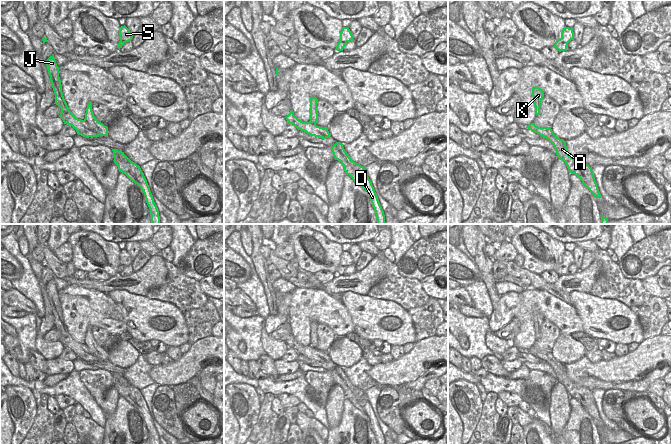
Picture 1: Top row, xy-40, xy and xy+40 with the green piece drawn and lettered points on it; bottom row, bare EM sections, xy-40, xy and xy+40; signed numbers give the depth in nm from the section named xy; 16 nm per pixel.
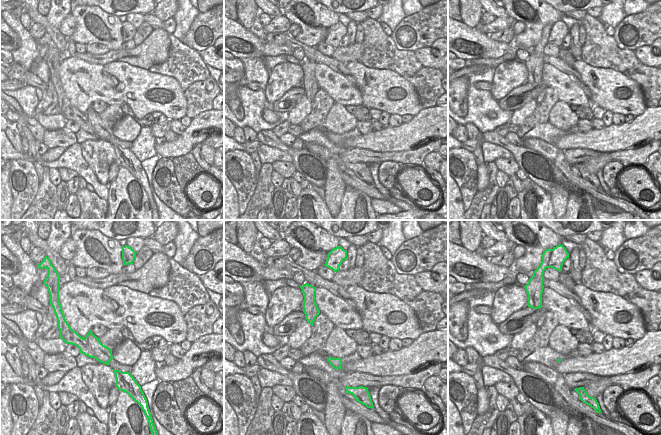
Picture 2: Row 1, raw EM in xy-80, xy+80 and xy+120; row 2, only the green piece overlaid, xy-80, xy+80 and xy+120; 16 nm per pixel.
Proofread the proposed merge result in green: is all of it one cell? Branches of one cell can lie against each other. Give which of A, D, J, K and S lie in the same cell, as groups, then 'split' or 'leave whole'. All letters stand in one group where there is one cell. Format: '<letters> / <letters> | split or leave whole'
A J / D K S | split

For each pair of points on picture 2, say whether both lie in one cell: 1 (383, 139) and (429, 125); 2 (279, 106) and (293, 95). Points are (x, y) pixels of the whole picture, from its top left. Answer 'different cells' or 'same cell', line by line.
1: same cell
2: same cell

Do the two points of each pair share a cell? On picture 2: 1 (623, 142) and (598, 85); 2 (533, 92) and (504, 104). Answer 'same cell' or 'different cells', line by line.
1: different cells
2: same cell

